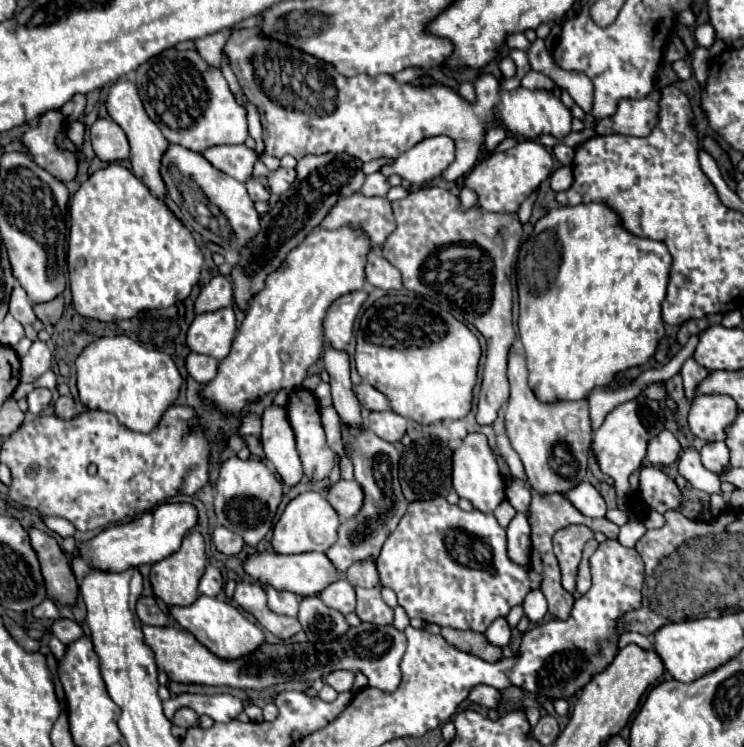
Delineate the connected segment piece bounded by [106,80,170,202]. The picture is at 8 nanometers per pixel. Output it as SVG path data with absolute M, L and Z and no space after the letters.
M118 80L116 84L110 86L110 92L108 92L108 100L106 100L106 108L108 108L108 114L112 116L112 120L126 132L128 136L128 142L130 142L130 150L132 150L132 170L136 174L136 178L140 178L148 190L152 192L154 198L166 202L168 198L168 190L164 186L164 180L162 180L162 174L160 174L160 162L162 162L162 156L164 156L164 150L168 150L168 140L160 134L160 128L148 118L148 114L144 114L144 106L140 102L140 96L138 96L138 90L136 86L130 82L130 80Z

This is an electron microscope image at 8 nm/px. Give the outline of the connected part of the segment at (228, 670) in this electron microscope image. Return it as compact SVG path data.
M362 622L350 628L338 642L328 644L264 644L256 652L240 660L220 660L208 648L204 648L190 632L178 630L174 626L148 626L144 624L144 644L152 648L158 670L164 670L174 682L192 682L206 686L232 686L232 688L266 688L290 680L324 678L332 670L352 670L364 672L372 688L392 692L400 684L400 660L406 650L404 632L394 626L376 626Z

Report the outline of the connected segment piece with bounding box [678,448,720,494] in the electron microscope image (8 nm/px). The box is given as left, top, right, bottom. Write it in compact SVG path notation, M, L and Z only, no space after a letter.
M694 448L682 452L678 460L678 472L698 490L704 490L708 494L720 492L720 478L702 466L700 454Z

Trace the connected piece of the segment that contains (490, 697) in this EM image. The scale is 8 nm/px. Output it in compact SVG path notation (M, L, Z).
M484 684L476 686L476 688L470 692L468 698L470 698L472 702L476 702L476 704L480 704L480 706L486 706L486 708L492 708L492 710L496 710L496 708L502 704L502 694L500 694L500 690L492 688L492 686L484 686Z

